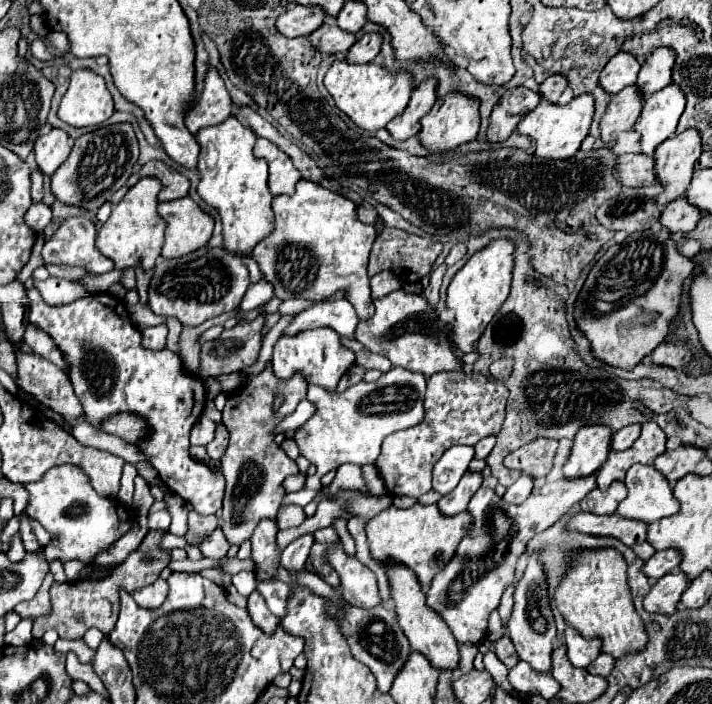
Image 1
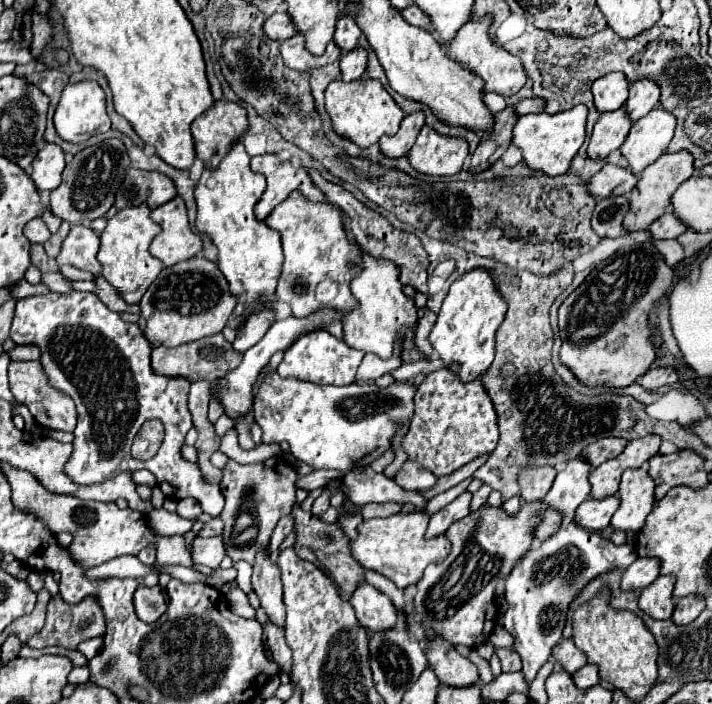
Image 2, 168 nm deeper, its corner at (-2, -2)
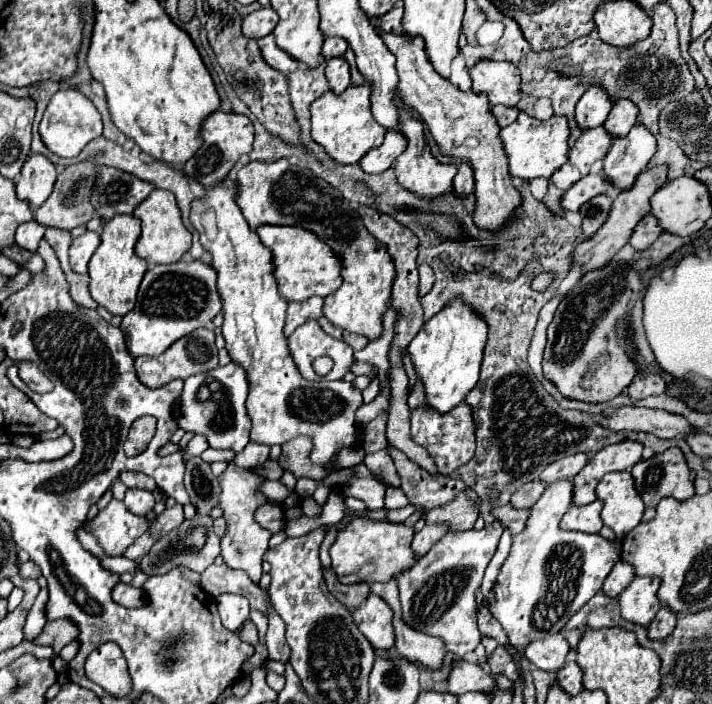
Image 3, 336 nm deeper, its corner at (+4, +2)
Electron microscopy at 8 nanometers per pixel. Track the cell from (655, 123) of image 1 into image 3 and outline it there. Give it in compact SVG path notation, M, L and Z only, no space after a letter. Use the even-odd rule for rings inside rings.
M637 123L625 137L613 141L609 153L605 155L603 175L617 187L629 189L635 177L647 169L655 149L655 135L643 123Z

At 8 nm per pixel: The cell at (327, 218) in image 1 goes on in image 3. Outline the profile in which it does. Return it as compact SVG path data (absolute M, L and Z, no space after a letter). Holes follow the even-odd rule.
M261 225L257 229L257 235L261 241L273 251L273 263L275 263L275 277L279 295L287 301L303 301L313 295L327 297L337 287L341 287L341 259L337 259L337 253L317 235L311 231L305 231L303 227L283 227L283 225Z

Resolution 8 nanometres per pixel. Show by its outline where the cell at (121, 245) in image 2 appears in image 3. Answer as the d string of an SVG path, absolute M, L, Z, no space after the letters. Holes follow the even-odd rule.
M115 215L113 219L103 223L101 245L97 247L97 251L89 261L91 297L113 315L127 315L133 309L139 283L147 271L147 263L135 255L135 243L139 235L141 235L141 221L135 215Z

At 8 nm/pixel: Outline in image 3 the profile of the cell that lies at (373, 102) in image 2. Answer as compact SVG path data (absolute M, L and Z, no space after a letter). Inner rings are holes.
M351 85L341 95L325 91L325 95L315 99L311 103L311 137L343 165L357 163L371 147L379 147L385 137L385 127L369 111L369 85Z

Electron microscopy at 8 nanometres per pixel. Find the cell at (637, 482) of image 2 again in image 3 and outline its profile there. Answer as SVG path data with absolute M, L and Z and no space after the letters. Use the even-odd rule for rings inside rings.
M629 471L607 473L597 485L597 497L603 501L601 519L611 527L617 539L623 539L643 517L641 495L637 495L633 475Z

